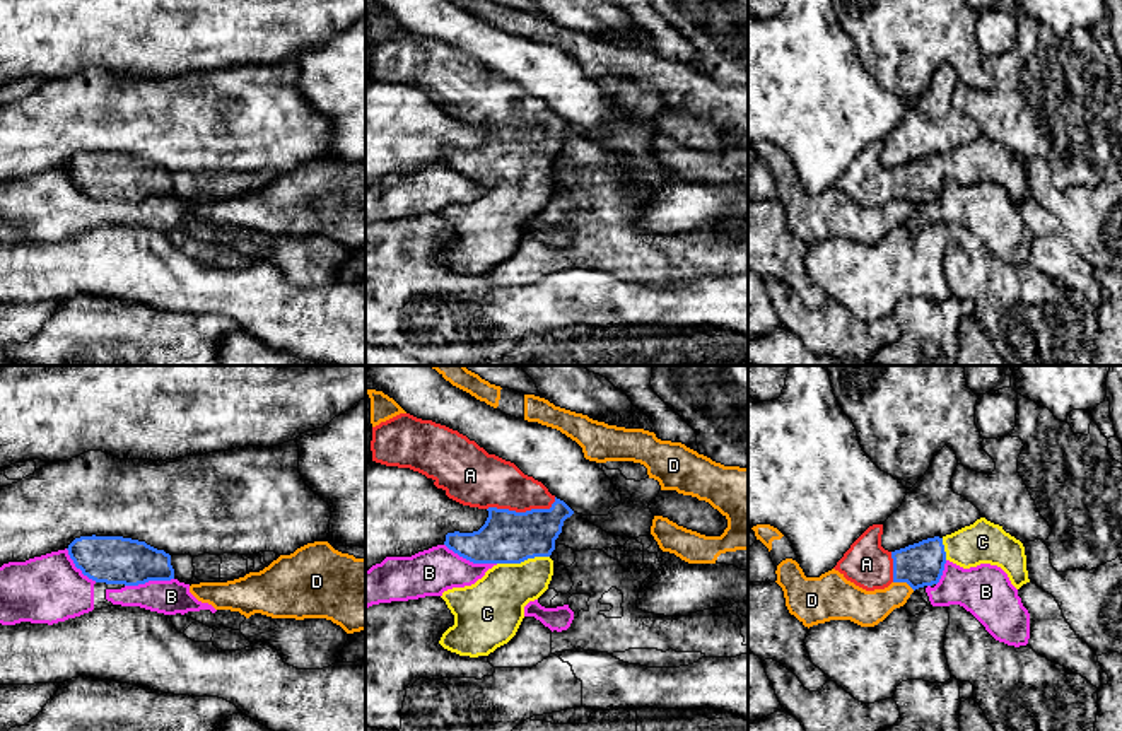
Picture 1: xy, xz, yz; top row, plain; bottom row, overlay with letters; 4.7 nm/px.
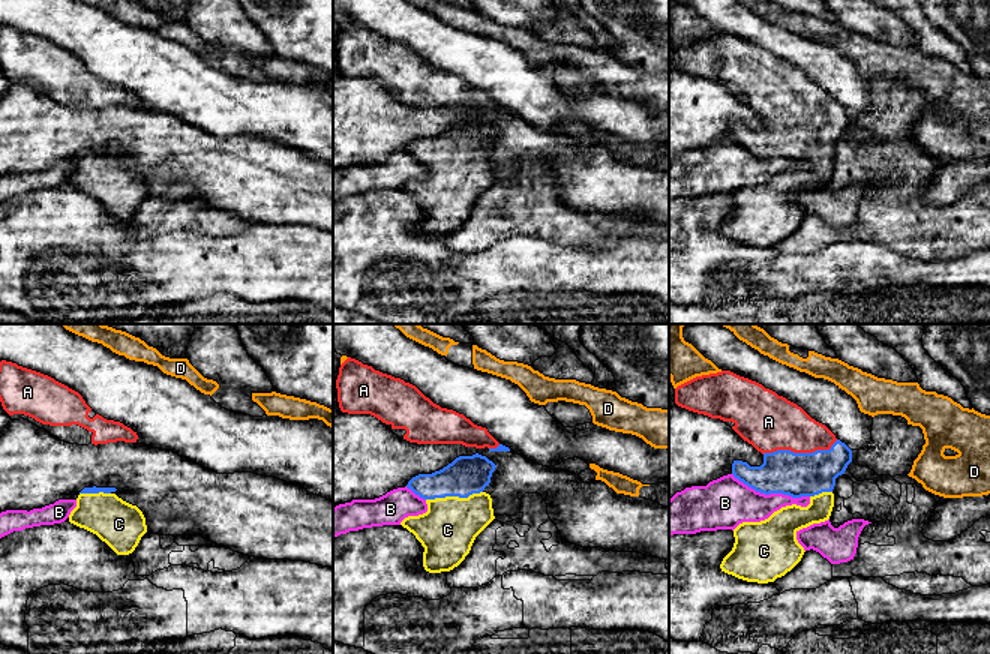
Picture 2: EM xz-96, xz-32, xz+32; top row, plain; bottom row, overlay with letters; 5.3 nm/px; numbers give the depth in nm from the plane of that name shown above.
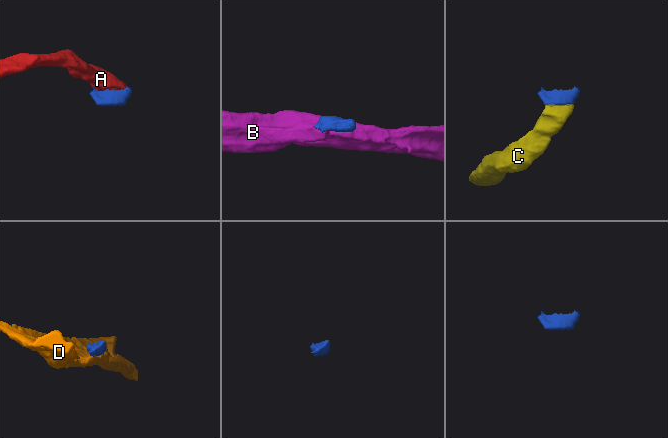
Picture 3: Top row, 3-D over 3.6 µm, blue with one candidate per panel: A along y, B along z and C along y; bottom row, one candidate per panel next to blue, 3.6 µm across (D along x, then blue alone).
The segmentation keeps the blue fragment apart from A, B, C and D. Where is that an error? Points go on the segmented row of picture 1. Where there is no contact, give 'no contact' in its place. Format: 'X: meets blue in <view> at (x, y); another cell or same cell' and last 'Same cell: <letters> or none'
A: meets blue in xz at (523, 513); same cell
B: meets blue in xz at (470, 561); another cell
C: meets blue in xz at (523, 561); same cell
D: meets blue in yz at (904, 581); another cell
Same cell: A, C

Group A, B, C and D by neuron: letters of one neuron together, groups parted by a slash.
A C / B / D

